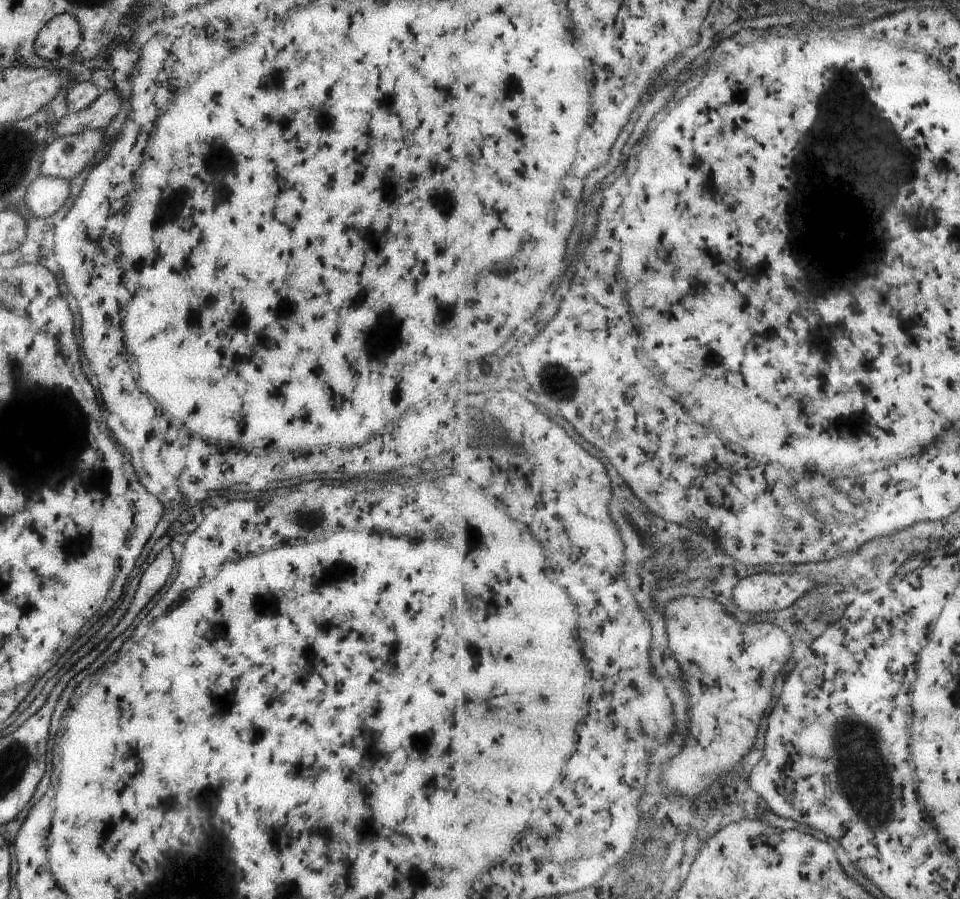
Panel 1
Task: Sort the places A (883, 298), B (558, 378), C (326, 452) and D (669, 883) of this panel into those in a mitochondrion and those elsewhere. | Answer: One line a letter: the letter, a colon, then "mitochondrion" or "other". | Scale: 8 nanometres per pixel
A: other
B: mitochondrion
C: other
D: mitochondrion

